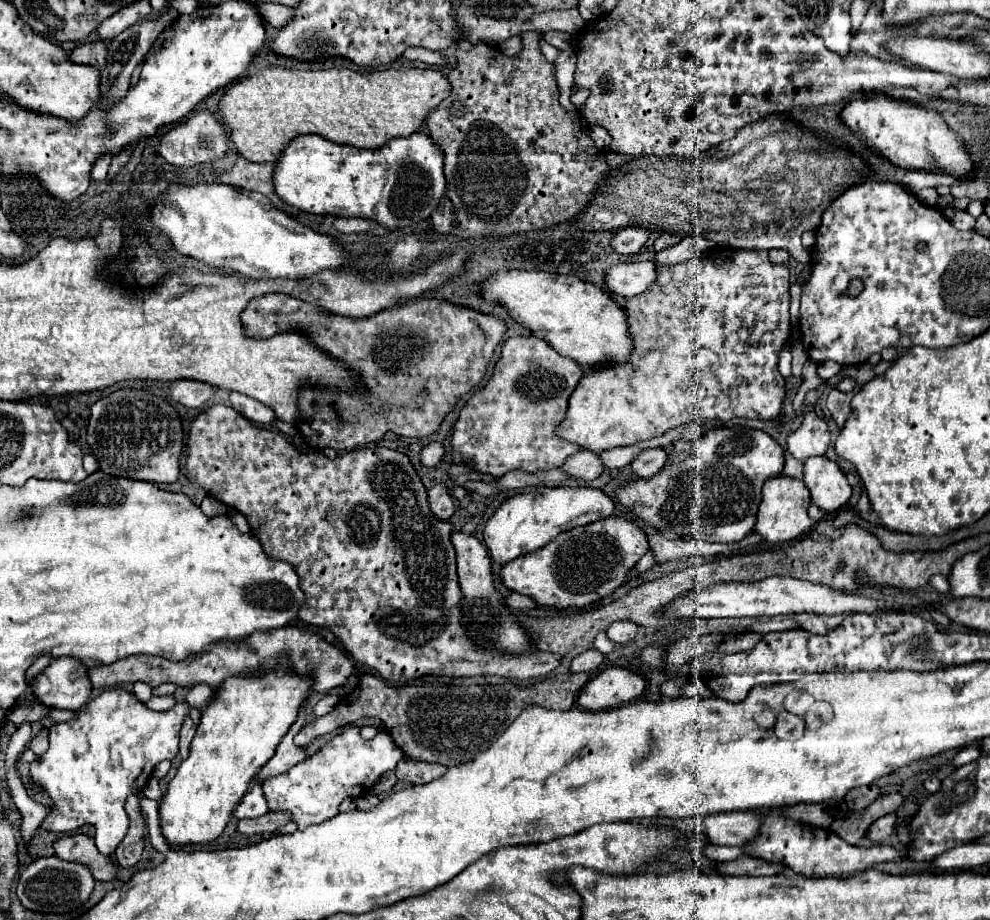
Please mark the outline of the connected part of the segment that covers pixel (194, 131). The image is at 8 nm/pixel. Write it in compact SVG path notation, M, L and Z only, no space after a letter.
M200 111L196 115L192 115L188 121L176 125L174 129L170 129L162 139L160 139L160 155L172 163L172 165L196 165L196 163L206 163L206 161L214 161L224 157L226 153L226 131L224 125L220 125L216 121L216 117L208 111Z

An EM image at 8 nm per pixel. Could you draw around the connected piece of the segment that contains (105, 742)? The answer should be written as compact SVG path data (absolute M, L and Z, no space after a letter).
M106 689L106 691L98 693L98 695L94 695L94 697L88 701L88 705L84 705L84 707L76 713L74 719L70 719L70 721L66 721L66 723L56 723L56 725L52 725L52 727L50 727L50 747L48 747L48 751L46 751L44 755L40 755L36 761L30 763L30 777L32 777L34 781L38 781L38 785L42 785L44 791L54 799L52 815L48 815L48 817L44 819L42 827L48 829L48 831L58 831L58 833L60 833L60 831L72 831L72 829L76 829L76 827L80 827L80 825L94 825L94 827L96 827L96 835L94 835L94 837L96 837L96 847L98 847L98 851L100 851L102 855L108 855L108 857L114 855L114 851L118 849L118 845L122 843L122 839L124 839L126 833L128 833L128 813L126 813L126 809L124 809L124 803L126 803L128 795L134 793L136 789L142 789L142 787L148 783L148 779L152 777L154 767L156 767L160 761L164 761L164 759L174 759L174 757L178 755L178 733L180 733L180 727L182 727L184 719L188 717L188 711L190 711L190 705L188 705L188 703L176 703L170 711L164 711L164 713L152 711L152 709L148 709L134 693L130 693L130 691L126 691L126 689Z

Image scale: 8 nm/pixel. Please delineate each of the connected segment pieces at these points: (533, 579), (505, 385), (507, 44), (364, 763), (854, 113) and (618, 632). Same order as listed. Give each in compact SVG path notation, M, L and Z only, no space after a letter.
M610 515L606 519L594 521L586 527L574 527L562 535L558 535L552 543L548 543L546 547L518 557L512 563L502 567L502 581L508 589L528 595L532 597L538 605L546 605L546 607L586 607L592 605L600 599L604 599L606 595L610 595L626 577L626 573L650 551L646 533L642 531L642 527L638 527L634 521L628 521L624 517L618 515Z
M536 335L512 337L504 343L494 375L484 389L478 389L462 407L452 429L456 463L470 465L480 473L502 477L512 469L536 473L554 469L566 457L580 451L578 445L562 441L550 427L556 427L566 413L568 397L582 379L576 361L558 355Z
M514 35L499 45L500 50L508 57L515 57L522 49L521 36Z
M348 725L306 761L266 781L262 785L262 791L270 811L286 811L292 815L292 821L298 825L298 829L306 829L308 825L336 817L338 805L344 799L356 799L362 793L370 791L378 777L382 777L386 771L396 769L400 759L404 759L404 753L394 745L386 731L378 729L376 737L366 741L360 735L360 727Z
M886 95L860 97L848 103L842 113L842 121L854 131L864 135L866 145L880 151L894 165L924 171L944 171L956 177L966 177L974 171L974 161L964 149L964 141L944 123L942 115L904 101L894 101Z
M614 621L608 627L608 639L616 645L624 645L636 637L636 631L638 631L638 627L632 621Z

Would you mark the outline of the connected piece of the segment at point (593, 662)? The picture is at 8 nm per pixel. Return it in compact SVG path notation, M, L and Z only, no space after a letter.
M588 649L588 651L580 653L580 655L572 661L570 671L572 671L572 673L594 671L594 669L598 669L598 665L602 663L602 659L604 659L604 655L602 655L600 651L596 651L596 649Z

